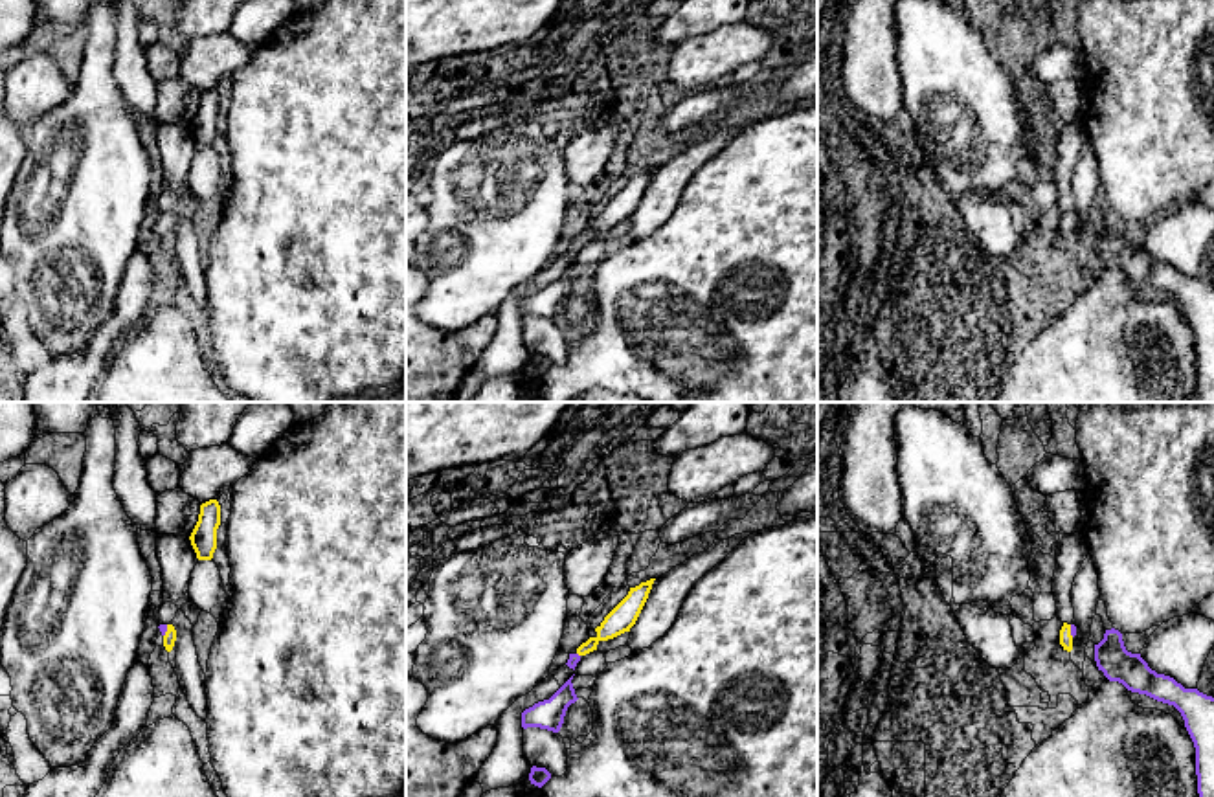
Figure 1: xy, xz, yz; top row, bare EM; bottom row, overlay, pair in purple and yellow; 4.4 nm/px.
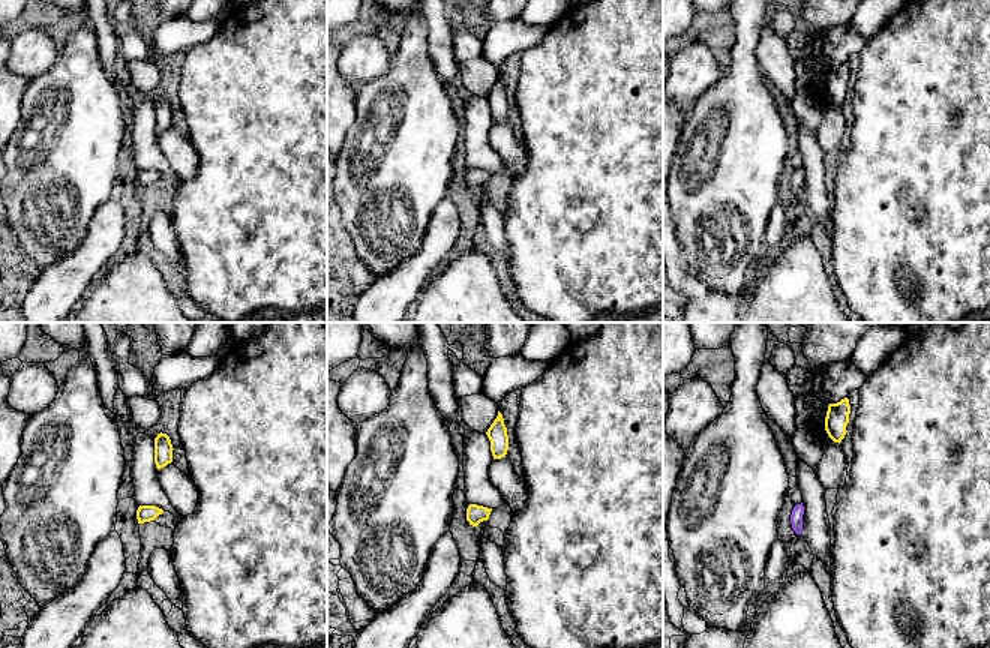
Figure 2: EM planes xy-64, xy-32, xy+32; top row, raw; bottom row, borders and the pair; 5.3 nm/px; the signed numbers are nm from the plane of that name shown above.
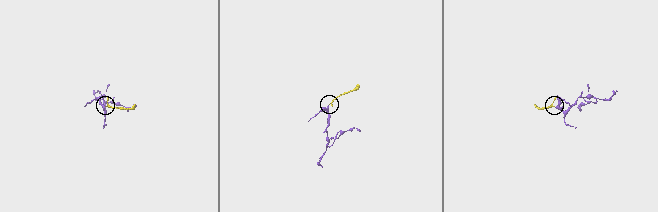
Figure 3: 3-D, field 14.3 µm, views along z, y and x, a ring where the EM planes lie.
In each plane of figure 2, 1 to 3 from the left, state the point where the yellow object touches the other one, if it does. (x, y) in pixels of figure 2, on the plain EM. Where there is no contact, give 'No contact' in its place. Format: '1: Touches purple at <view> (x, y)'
1: No contact
2: No contact
3: No contact

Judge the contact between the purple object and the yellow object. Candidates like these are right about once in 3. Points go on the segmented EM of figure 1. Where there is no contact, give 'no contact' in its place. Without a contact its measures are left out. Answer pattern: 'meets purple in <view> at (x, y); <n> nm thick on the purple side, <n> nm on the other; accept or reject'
meets purple in yz at (1071, 630); 30 nm thick on the purple side, 60 nm on the other; accept

